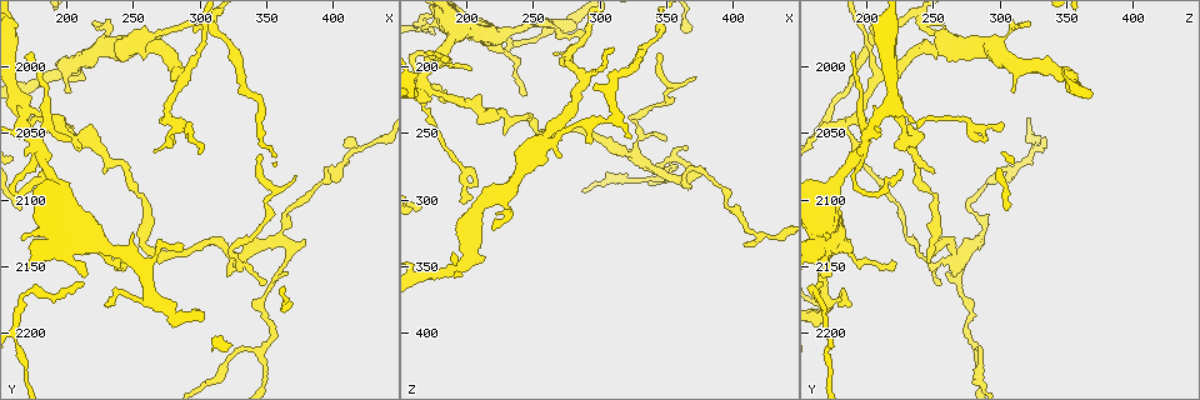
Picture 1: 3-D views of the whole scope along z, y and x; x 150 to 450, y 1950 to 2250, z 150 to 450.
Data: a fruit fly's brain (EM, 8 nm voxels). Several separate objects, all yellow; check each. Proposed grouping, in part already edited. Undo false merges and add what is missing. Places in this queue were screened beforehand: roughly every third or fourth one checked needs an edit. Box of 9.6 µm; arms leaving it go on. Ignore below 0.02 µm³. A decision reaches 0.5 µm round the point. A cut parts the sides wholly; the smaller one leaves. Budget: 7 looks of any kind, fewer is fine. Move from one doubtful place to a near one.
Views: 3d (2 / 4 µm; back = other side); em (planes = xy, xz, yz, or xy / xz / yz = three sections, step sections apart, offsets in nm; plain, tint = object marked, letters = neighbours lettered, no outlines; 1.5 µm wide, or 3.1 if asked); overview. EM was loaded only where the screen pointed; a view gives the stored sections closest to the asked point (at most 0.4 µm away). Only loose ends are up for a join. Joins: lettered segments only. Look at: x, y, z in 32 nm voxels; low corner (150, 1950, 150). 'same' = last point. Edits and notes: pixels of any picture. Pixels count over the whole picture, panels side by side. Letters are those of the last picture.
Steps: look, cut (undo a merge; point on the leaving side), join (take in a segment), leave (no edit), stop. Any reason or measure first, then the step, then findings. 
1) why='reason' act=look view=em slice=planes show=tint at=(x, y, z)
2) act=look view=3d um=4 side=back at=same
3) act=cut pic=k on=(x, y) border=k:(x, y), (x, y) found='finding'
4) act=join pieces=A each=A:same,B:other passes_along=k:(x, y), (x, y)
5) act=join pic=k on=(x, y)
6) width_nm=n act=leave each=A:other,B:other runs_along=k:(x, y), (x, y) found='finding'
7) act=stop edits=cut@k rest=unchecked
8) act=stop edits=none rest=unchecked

why='sharp bend' act=look view=em slice=xz step=4 show=tint at=(180, 2068, 192)

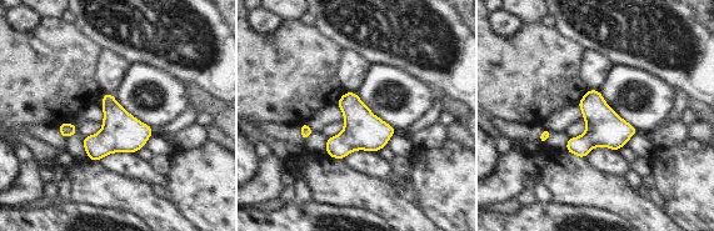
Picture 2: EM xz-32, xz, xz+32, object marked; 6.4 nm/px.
why='another direction' act=look view=em slice=planes show=tint at=same

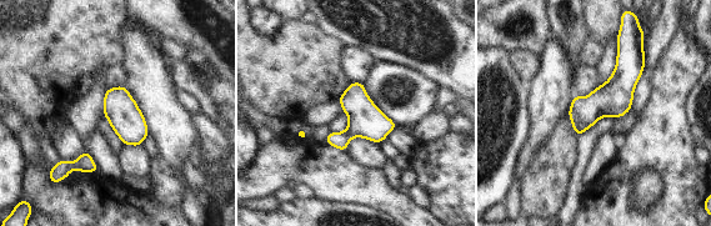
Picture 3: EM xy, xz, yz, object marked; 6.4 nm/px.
why='see the neighbours' act=look view=em slice=planes show=letters at=same

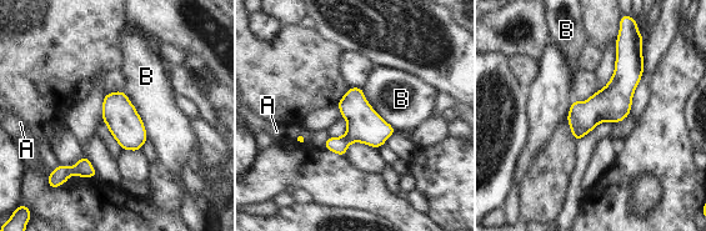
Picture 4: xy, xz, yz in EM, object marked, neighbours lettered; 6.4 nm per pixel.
longest_contact=B:360nm act=leave each=A:other,B:other border=4:(121, 90), (139, 115), (148, 140) found='all the same neuron'

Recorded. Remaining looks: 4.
why='narrows sharply' act=look view=3d um=4 at=(246, 2074, 236)

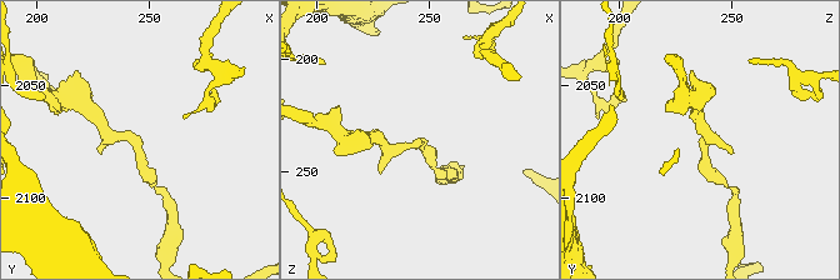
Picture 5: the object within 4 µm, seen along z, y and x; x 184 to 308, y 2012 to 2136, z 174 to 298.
why='now the EM' act=look view=em slice=planes show=tint at=(244, 2074, 237)

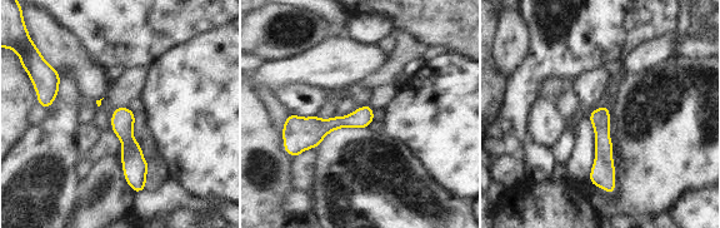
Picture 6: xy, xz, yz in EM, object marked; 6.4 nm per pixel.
act=look view=em slice=planes show=letters at=same

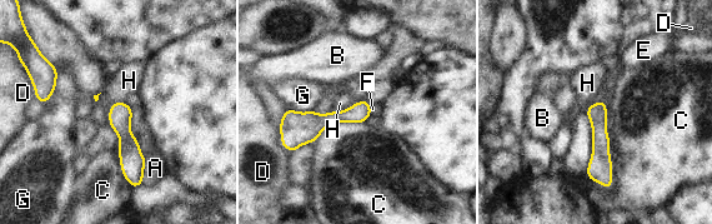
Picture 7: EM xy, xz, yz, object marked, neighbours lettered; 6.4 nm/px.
act=leave each=A:other,B:other,C:other,D:other,E:other,F:other,G:other,H:other runs_along=7:(367, 108), (322, 122), (284, 122) found='continuous, no second neuron'

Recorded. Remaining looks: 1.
act=stop edits=none rest=unchecked

